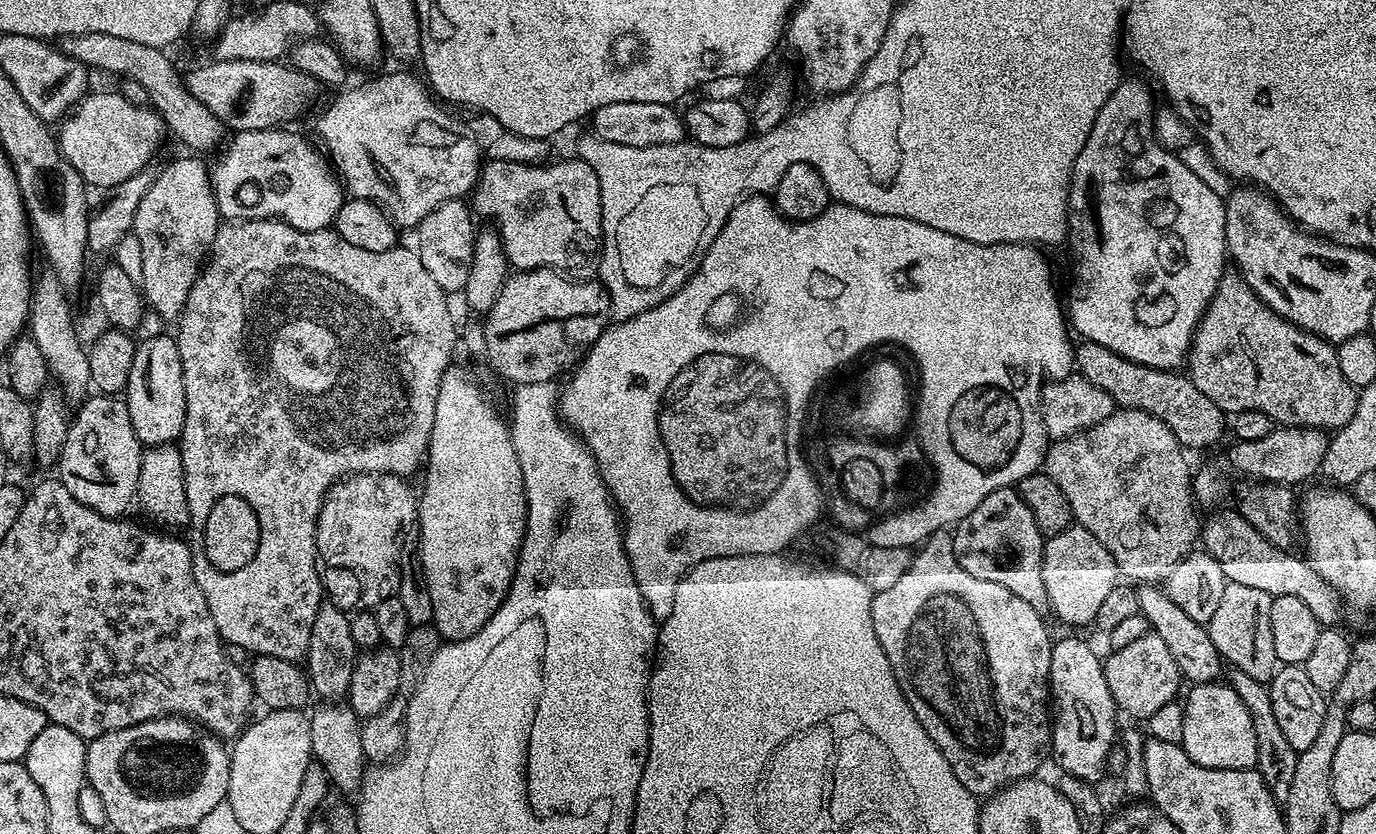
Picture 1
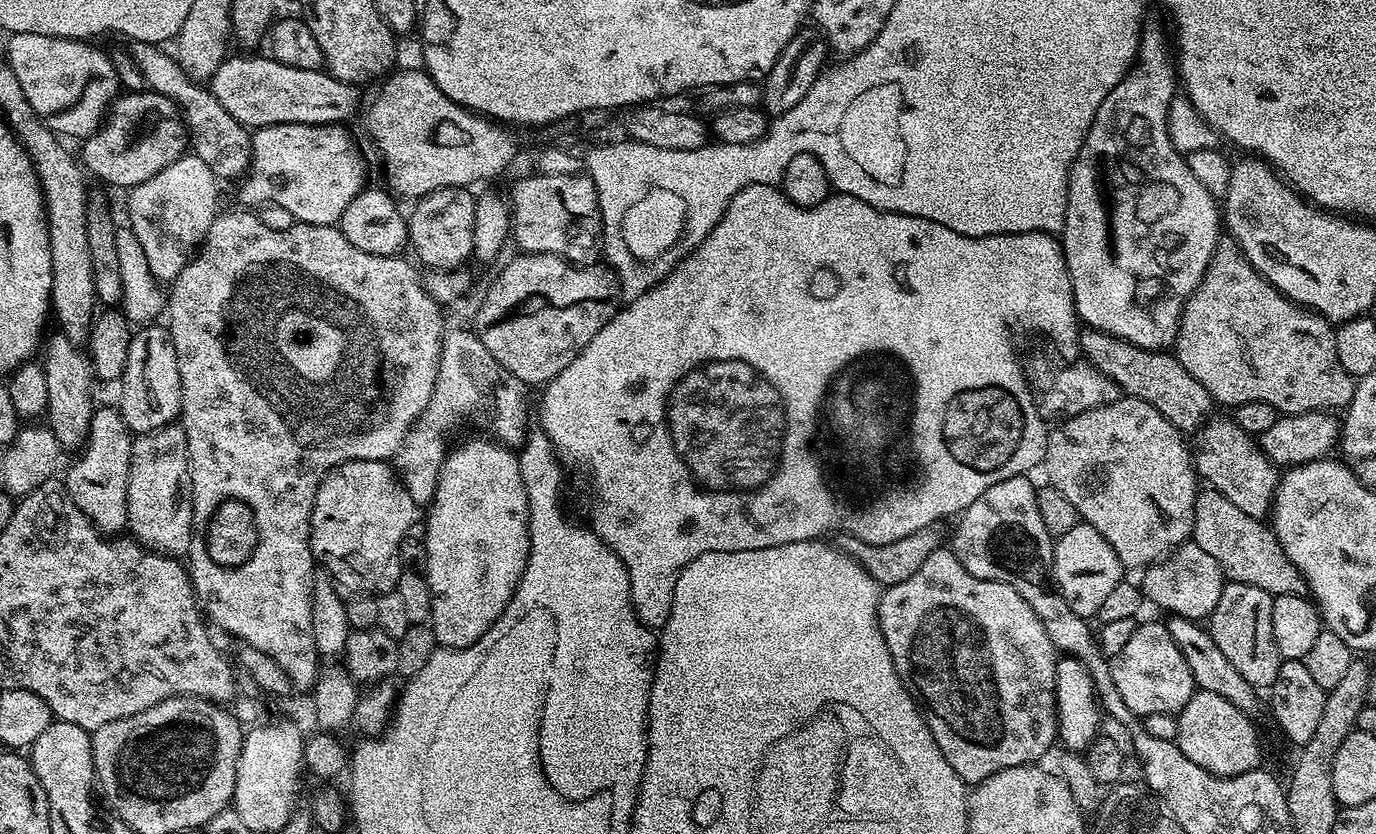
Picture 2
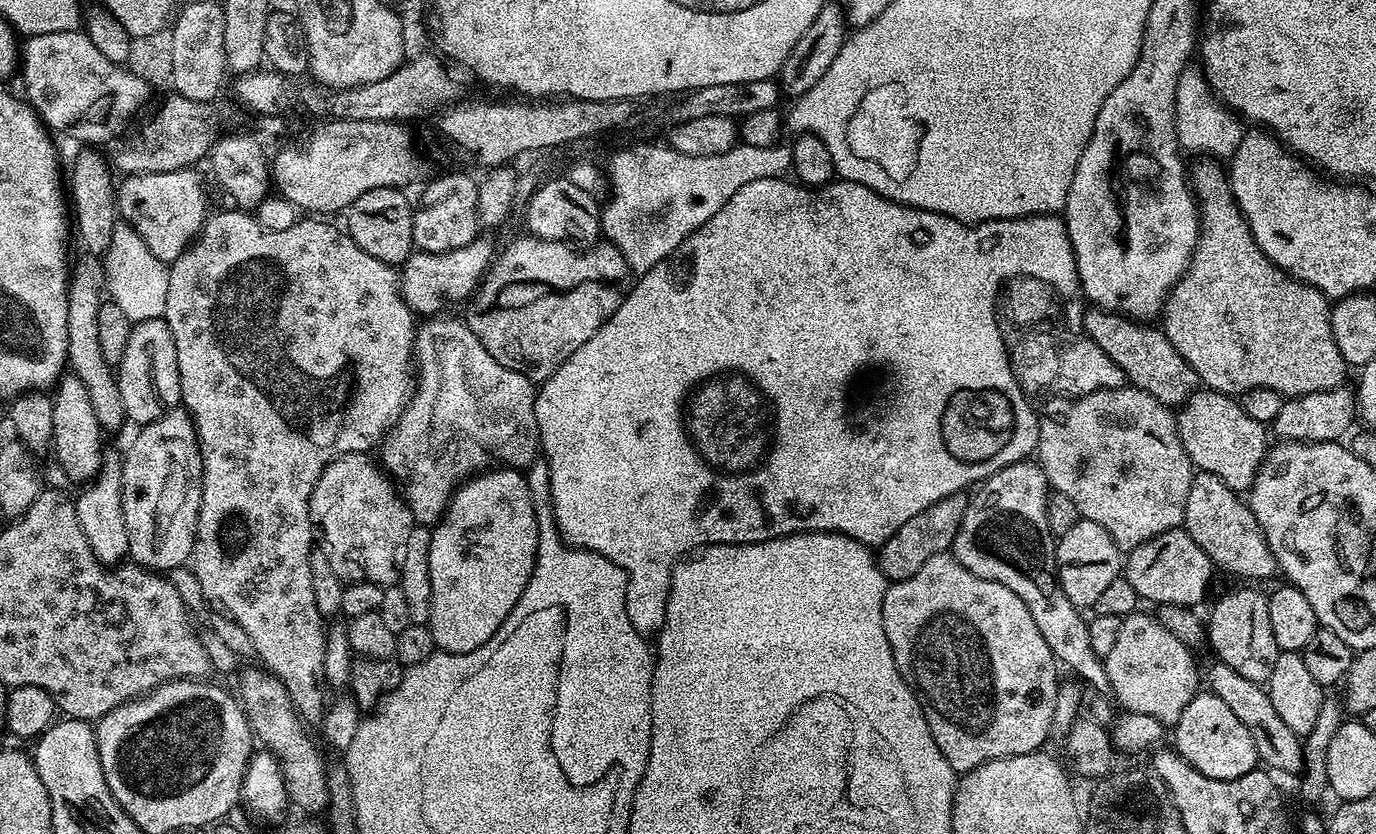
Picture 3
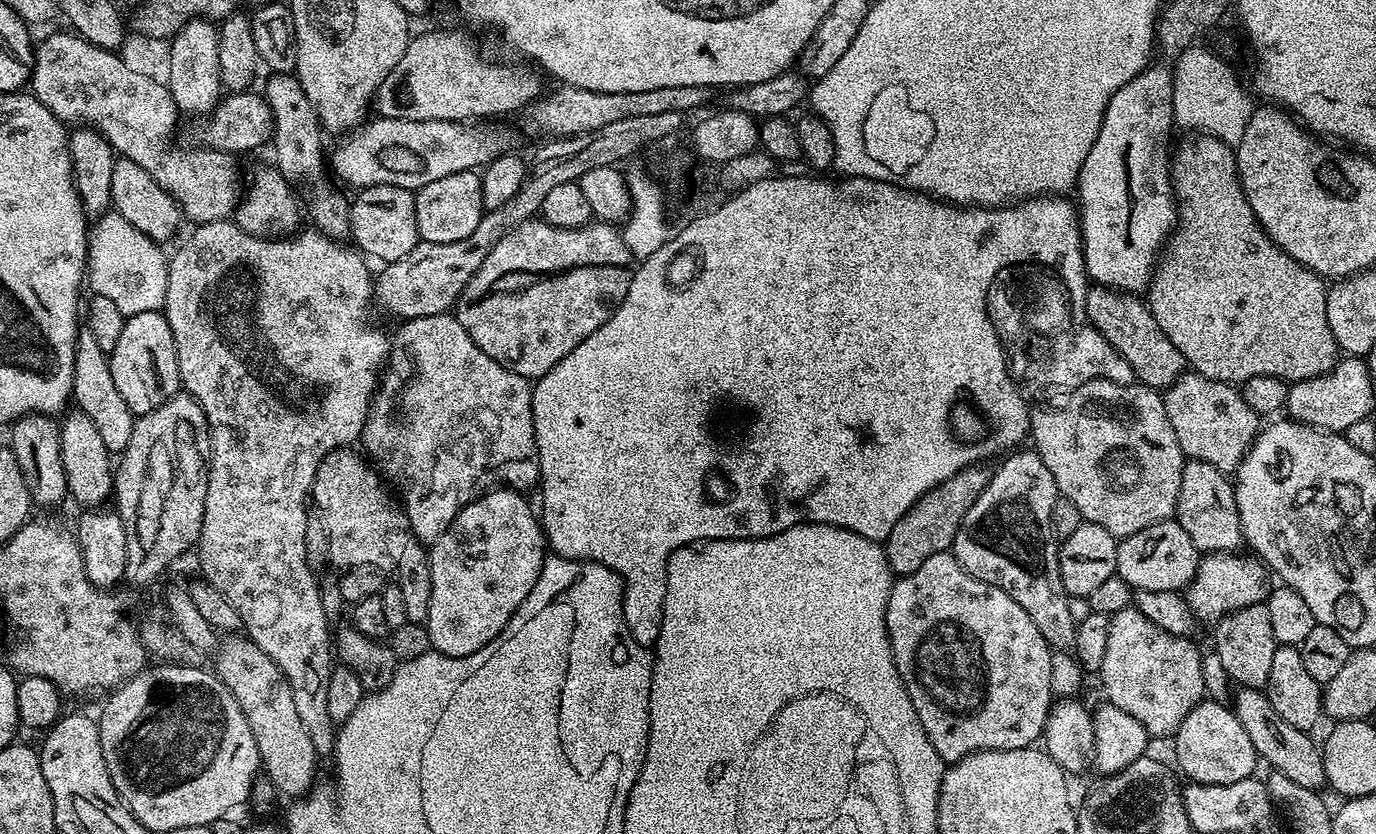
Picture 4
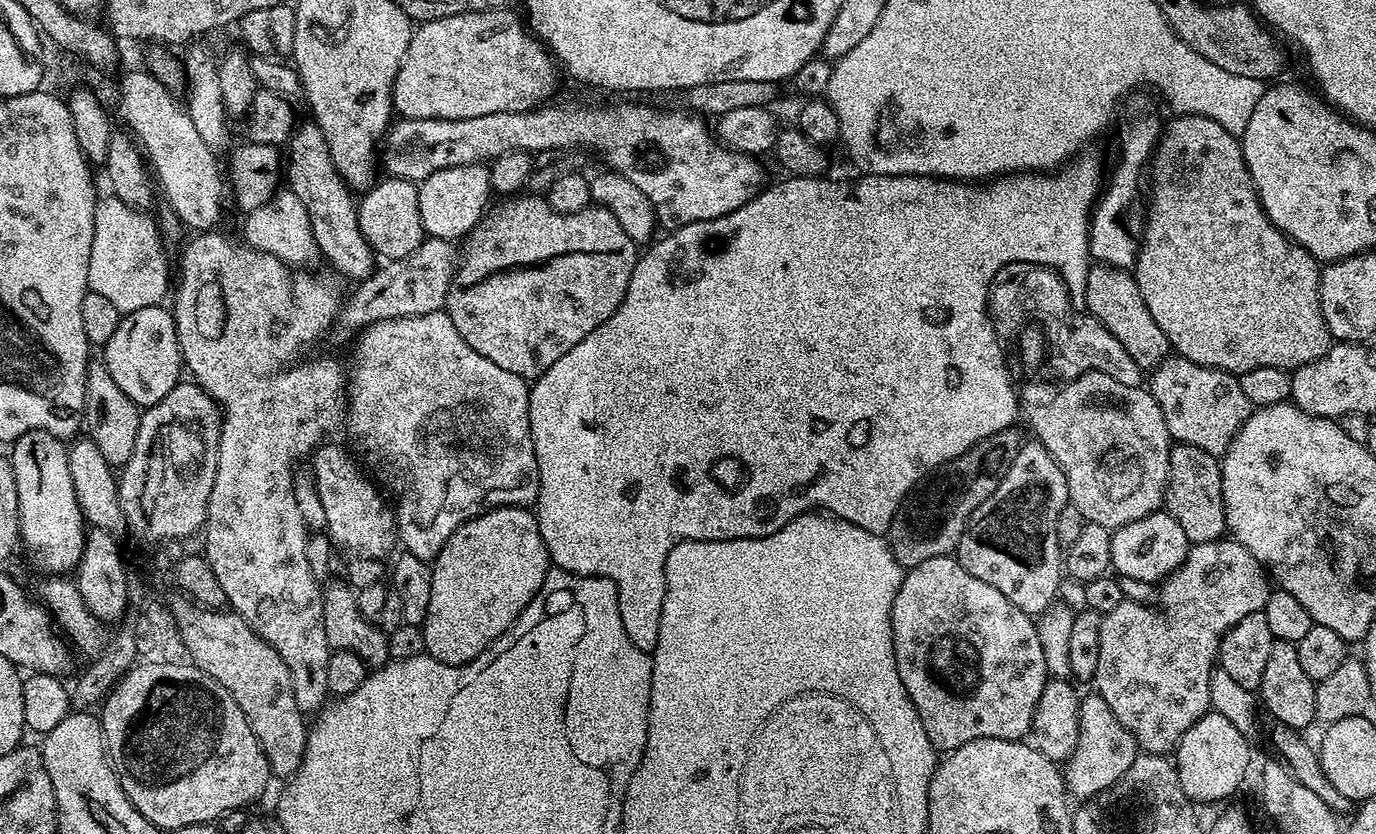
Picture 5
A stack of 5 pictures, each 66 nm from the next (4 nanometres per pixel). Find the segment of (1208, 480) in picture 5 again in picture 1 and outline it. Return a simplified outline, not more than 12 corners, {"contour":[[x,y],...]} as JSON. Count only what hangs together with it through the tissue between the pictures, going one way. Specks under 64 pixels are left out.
{"contour":[[1239,511],[1199,529],[1229,584],[1299,598],[1321,626],[1346,612],[1303,555],[1274,546]]}

